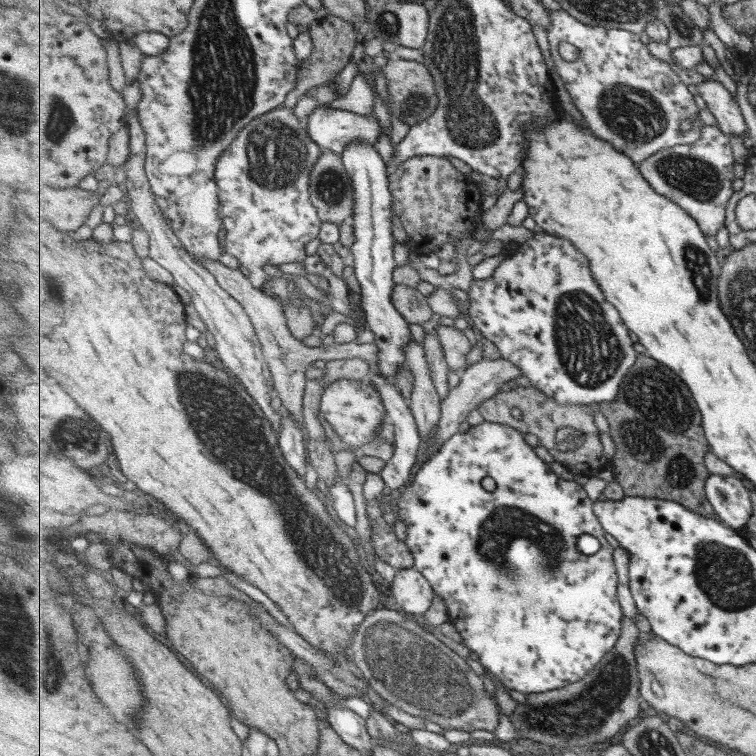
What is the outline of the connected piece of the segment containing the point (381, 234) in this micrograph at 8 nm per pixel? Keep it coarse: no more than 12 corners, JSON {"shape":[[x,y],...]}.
{"shape":[[341,154],[351,176],[354,272],[379,370],[406,369],[413,340],[392,301],[396,235],[386,162]]}

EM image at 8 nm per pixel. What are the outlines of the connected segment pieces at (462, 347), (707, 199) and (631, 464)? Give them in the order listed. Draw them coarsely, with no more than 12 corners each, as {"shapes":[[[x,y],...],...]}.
{"shapes":[[[453,326],[436,332],[450,370],[462,373],[473,350],[469,338]],[[717,125],[639,165],[706,235],[725,226],[731,138]],[[638,354],[599,409],[627,496],[706,517],[711,474],[698,403]]]}

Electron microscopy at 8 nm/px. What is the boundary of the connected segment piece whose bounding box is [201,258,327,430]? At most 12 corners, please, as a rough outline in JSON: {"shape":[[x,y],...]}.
{"shape":[[201,263],[252,318],[282,407],[299,425],[307,368],[326,360],[287,328],[283,303],[243,268]]}

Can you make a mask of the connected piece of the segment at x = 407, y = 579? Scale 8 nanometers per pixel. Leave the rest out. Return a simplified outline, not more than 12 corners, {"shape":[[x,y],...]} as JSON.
{"shape":[[414,566],[400,569],[389,585],[389,604],[423,615],[436,591]]}

